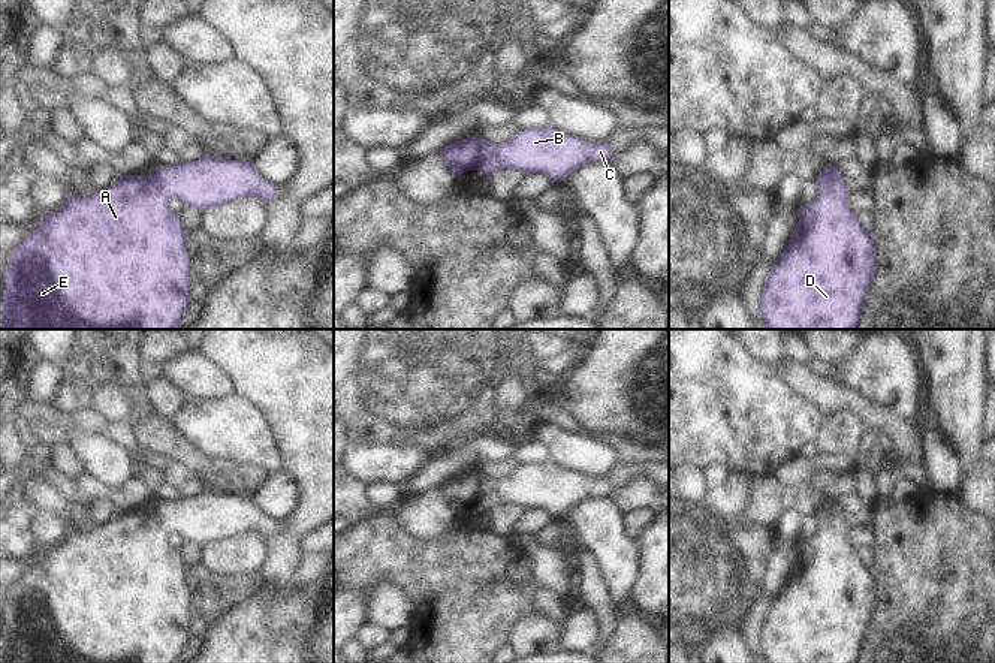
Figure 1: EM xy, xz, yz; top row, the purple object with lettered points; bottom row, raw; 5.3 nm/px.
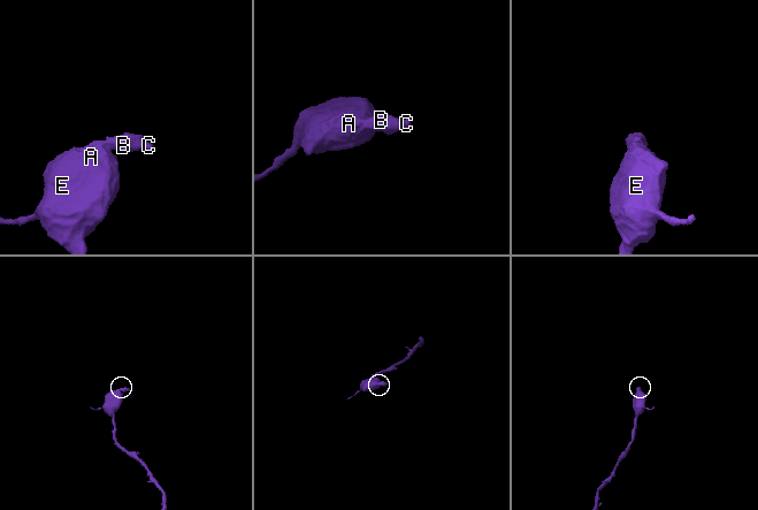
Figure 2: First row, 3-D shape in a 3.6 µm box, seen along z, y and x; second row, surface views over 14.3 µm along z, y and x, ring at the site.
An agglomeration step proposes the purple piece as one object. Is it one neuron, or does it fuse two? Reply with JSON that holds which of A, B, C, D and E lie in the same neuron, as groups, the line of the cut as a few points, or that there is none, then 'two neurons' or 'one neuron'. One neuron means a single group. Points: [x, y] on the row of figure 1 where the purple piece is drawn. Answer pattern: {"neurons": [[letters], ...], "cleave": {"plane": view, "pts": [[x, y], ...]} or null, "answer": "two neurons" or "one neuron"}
{"neurons": [["A", "B", "C", "D", "E"]], "cleave": null, "answer": "one neuron"}

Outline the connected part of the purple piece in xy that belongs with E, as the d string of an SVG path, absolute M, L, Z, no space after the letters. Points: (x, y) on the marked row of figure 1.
M203 154L192 163L157 165L153 177L121 175L117 184L97 190L88 198L69 193L63 207L54 214L43 214L37 229L15 248L4 275L4 290L0 301L0 329L175 329L190 302L190 257L187 254L187 230L181 223L181 214L171 210L169 201L178 199L184 207L202 211L203 208L214 208L245 196L254 196L268 204L275 195L277 186L263 180L251 162L212 157L209 154Z

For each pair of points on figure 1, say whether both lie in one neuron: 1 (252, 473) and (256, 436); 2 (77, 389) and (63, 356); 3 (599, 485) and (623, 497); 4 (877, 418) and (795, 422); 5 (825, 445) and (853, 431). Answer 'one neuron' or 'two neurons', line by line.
1: two neurons
2: two neurons
3: two neurons
4: two neurons
5: one neuron

